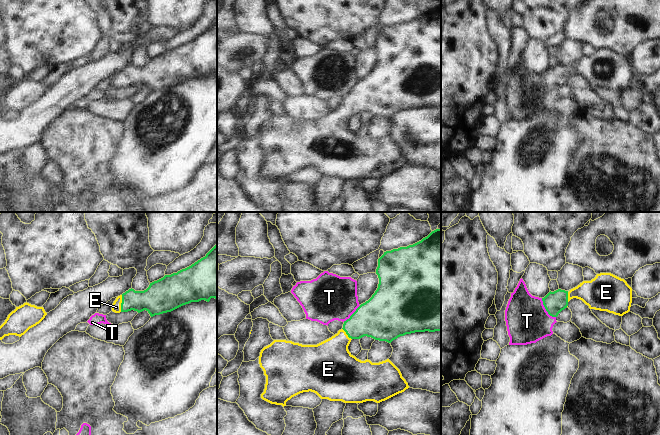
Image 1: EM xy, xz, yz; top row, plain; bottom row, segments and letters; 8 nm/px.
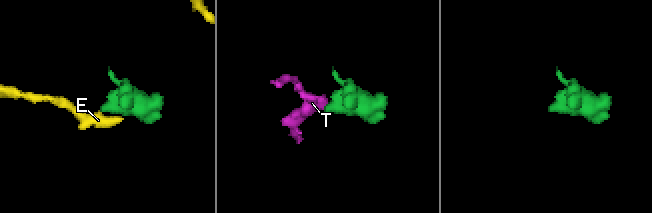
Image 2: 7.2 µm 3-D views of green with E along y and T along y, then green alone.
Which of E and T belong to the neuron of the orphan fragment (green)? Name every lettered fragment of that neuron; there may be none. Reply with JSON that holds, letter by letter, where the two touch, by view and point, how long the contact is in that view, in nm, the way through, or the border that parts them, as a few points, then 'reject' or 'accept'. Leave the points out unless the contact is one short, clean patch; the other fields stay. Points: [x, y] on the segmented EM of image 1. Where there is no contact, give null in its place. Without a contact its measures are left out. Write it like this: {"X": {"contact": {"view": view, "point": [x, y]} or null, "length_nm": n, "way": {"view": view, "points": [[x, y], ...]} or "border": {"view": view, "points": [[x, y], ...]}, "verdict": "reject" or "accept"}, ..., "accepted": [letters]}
{"E": {"contact": {"view": "xy", "point": [121, 303]}, "length_nm": 140, "way": {"view": "xy", "points": [[152, 300], [129, 300], [121, 303], [116, 307]]}, "verdict": "accept"}, "T": {"contact": {"view": "yz", "point": [545, 308]}, "length_nm": 200, "border": {"view": "yz", "points": [[541, 298], [545, 310], [555, 317]]}, "verdict": "reject"}, "accepted": ["E"]}

